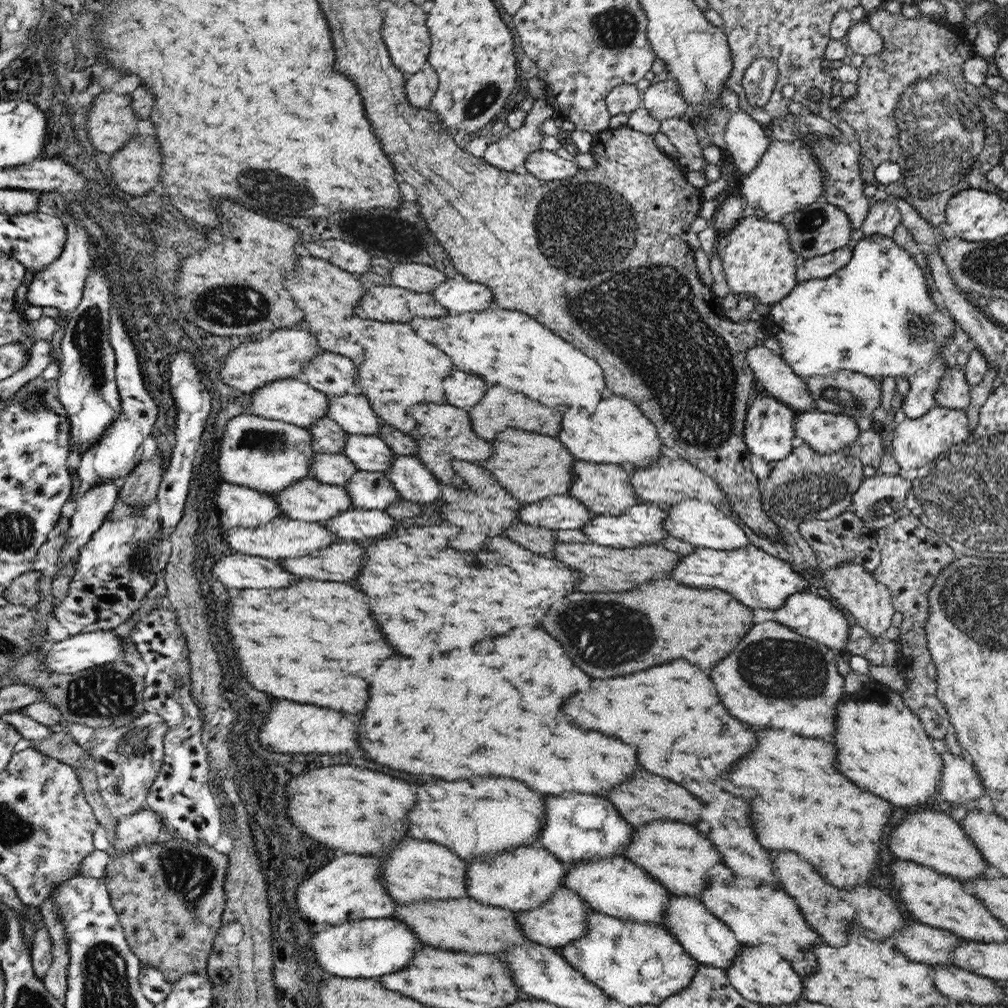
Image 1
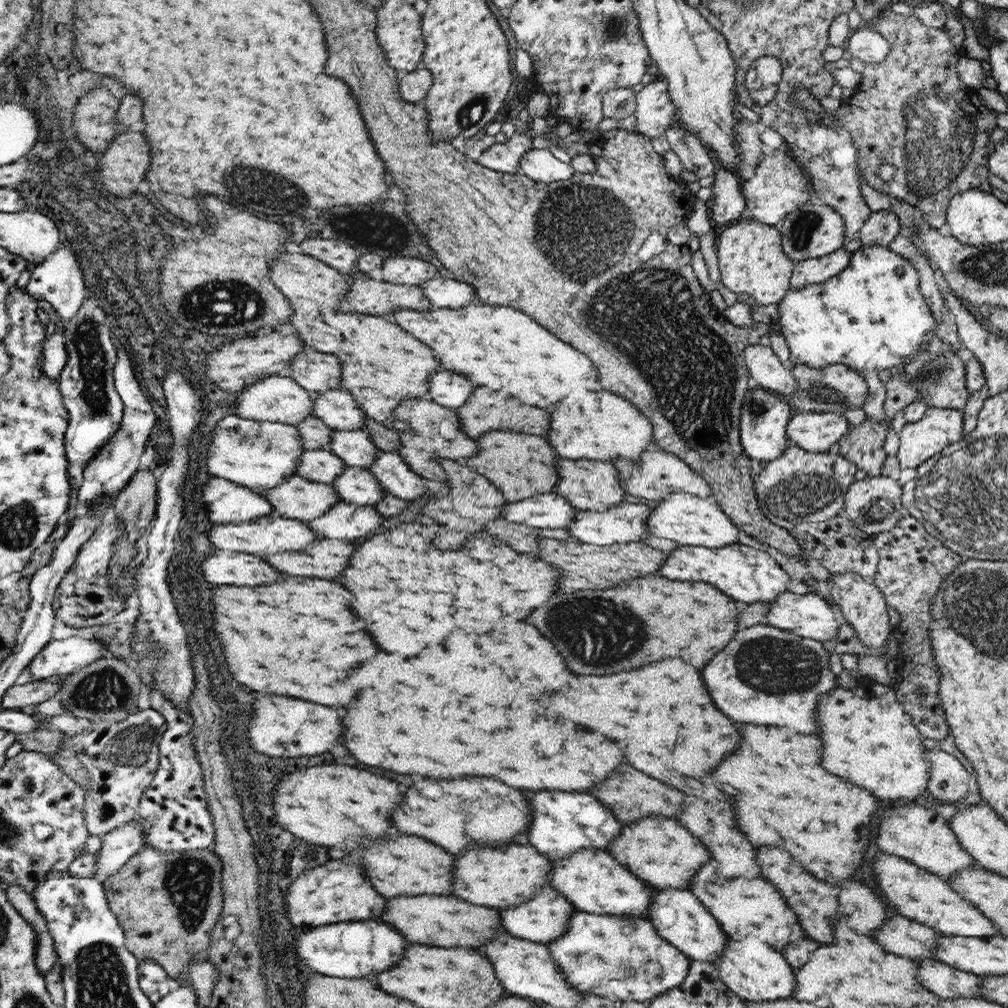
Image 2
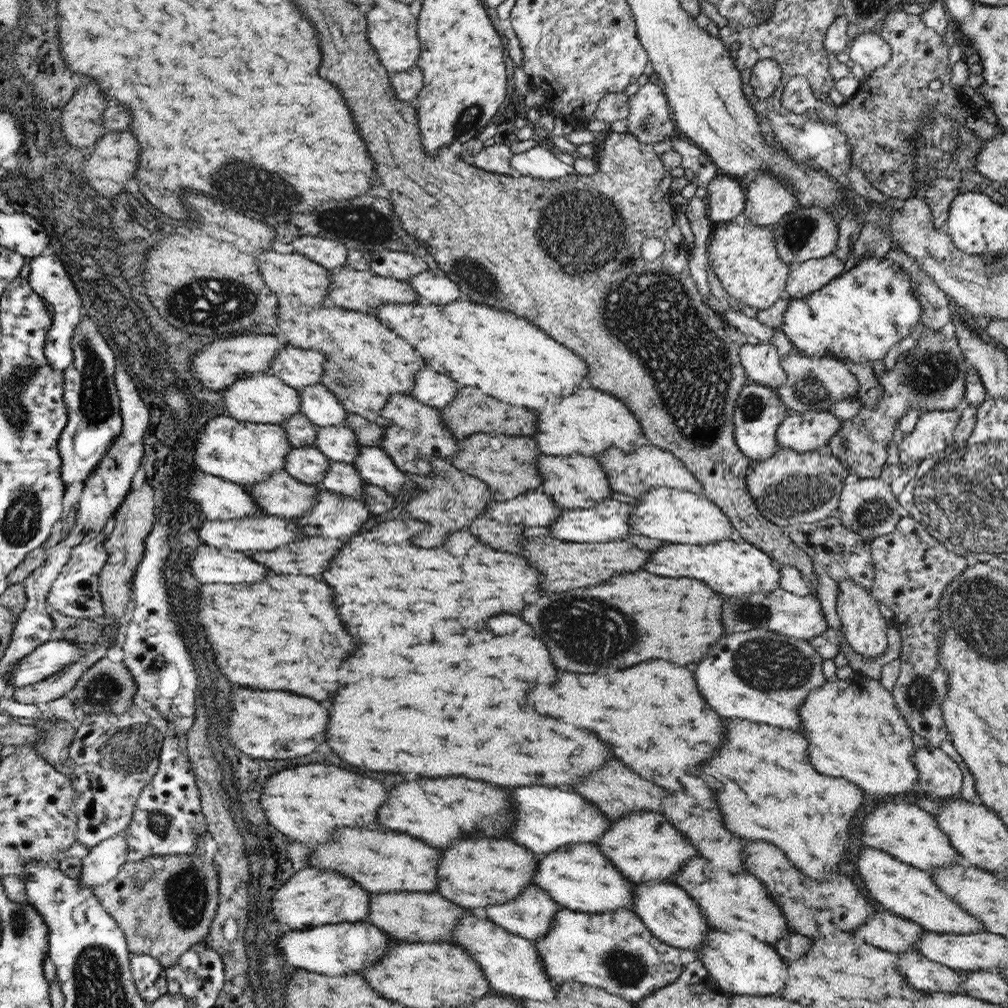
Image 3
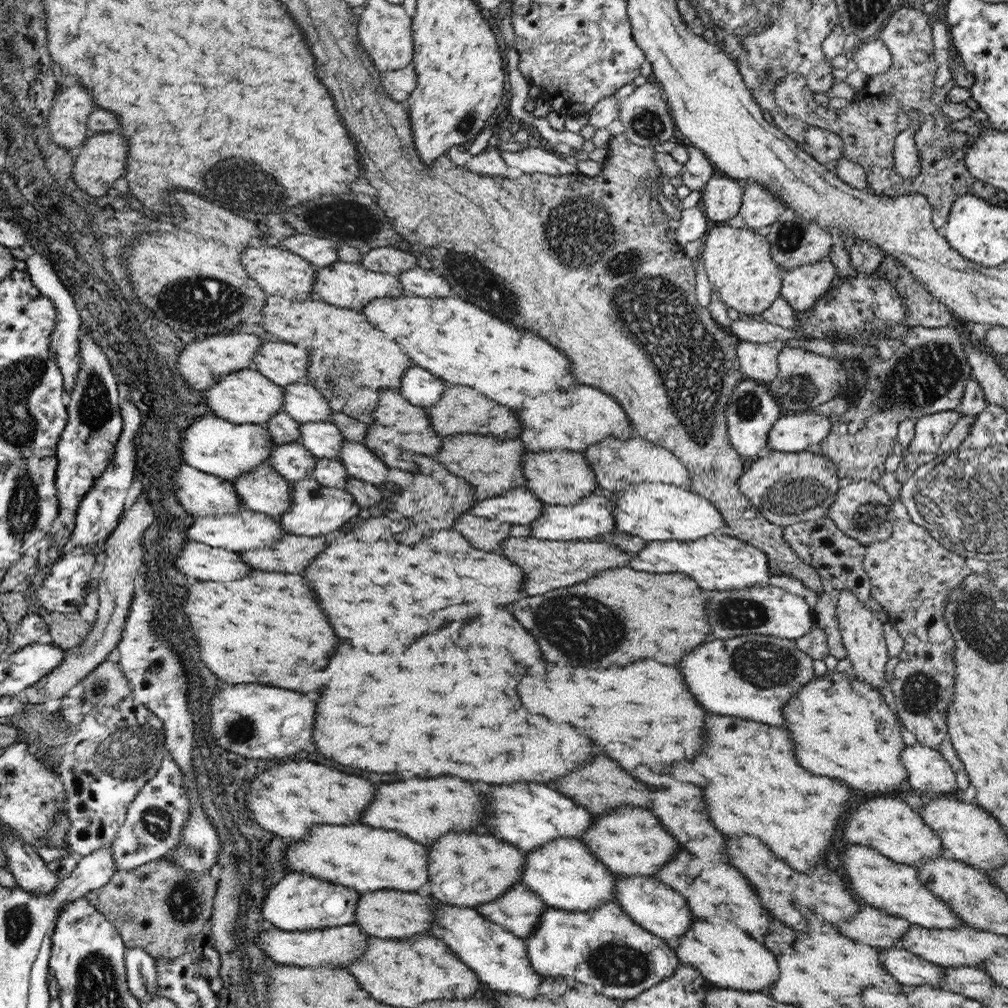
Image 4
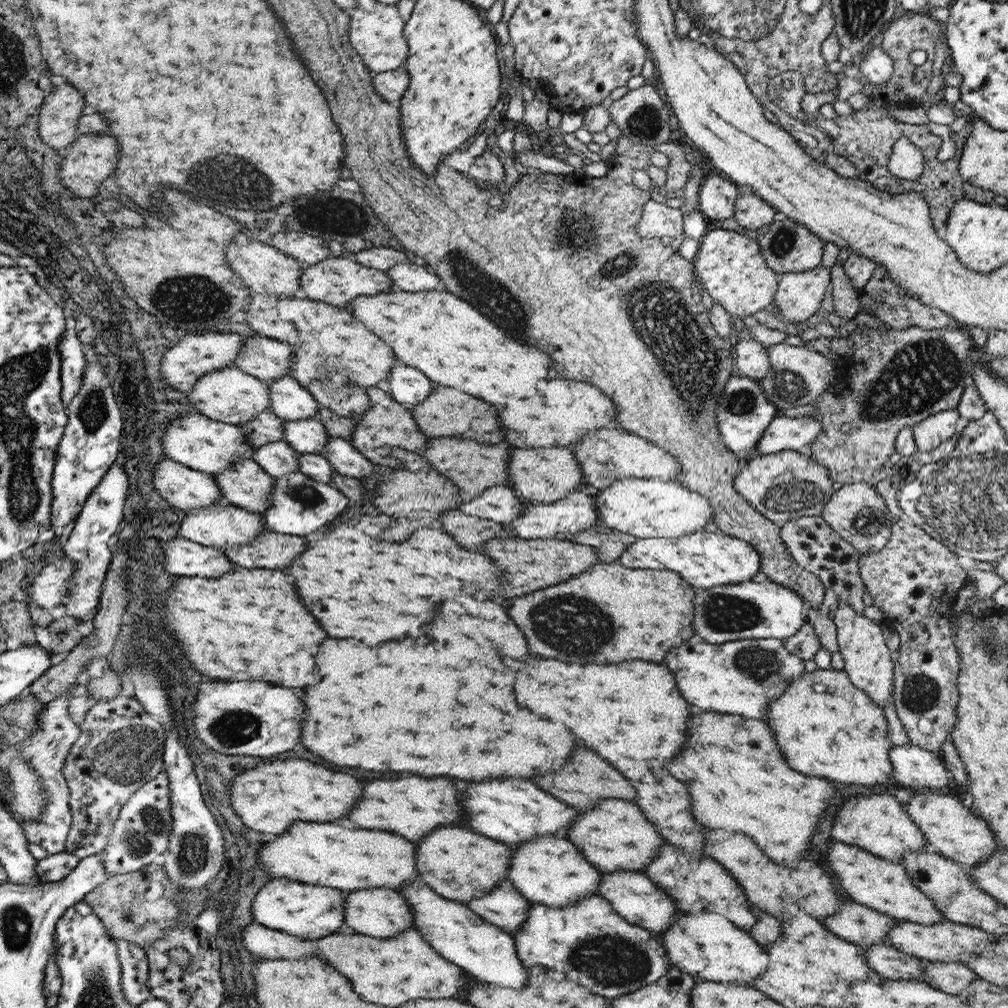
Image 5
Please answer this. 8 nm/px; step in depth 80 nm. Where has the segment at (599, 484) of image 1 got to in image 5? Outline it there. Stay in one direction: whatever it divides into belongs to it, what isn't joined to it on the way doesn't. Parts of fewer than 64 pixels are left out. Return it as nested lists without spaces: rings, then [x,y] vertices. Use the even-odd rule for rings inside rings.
[[[566,447],[512,448],[508,487],[528,501],[552,503],[577,490],[584,484],[583,472],[574,452]]]

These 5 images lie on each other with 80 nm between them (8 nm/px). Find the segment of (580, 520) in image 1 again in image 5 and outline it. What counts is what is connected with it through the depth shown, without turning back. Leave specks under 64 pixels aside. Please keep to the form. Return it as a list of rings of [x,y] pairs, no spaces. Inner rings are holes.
[[[498,485],[481,492],[476,498],[462,502],[458,510],[468,516],[482,517],[496,523],[512,523],[521,514],[528,500],[519,497],[507,485]]]

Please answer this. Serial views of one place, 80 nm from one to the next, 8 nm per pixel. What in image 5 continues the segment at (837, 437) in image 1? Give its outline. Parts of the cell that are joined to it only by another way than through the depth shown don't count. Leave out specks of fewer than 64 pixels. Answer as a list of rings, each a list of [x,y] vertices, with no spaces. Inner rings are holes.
[[[774,418],[756,445],[754,456],[766,456],[781,451],[798,451],[814,442],[821,433],[822,422],[814,418]]]

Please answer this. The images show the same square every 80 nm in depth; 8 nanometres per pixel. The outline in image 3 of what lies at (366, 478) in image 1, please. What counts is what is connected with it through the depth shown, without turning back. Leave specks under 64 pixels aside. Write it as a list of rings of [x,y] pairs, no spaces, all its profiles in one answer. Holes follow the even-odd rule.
[[[332,461],[329,470],[327,470],[319,485],[332,493],[362,501],[365,483],[362,475],[351,464]]]

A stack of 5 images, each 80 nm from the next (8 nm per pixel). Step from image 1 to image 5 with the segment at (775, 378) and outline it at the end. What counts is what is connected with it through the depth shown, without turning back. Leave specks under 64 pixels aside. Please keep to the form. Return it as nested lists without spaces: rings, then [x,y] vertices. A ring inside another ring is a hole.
[[[736,339],[733,356],[739,376],[759,380],[771,371],[771,360],[767,348],[754,339]]]

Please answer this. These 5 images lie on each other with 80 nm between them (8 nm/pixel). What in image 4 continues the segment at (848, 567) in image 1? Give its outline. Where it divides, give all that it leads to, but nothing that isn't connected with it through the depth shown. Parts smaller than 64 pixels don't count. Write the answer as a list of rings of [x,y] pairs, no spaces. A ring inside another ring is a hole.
[[[848,589],[839,591],[836,614],[847,660],[852,663],[852,673],[871,687],[881,690],[884,686],[886,664],[890,659],[882,630],[883,623],[874,615],[874,611],[866,608],[865,603],[859,601],[855,592]]]

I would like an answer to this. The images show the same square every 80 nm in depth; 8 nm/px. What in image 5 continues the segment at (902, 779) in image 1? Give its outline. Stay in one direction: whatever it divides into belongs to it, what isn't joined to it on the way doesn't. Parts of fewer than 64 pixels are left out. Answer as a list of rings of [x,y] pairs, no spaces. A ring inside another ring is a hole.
[[[843,669],[804,672],[777,698],[770,704],[768,726],[774,730],[790,768],[806,776],[876,786],[878,790],[888,790],[893,784],[889,751],[894,744],[887,738],[884,709],[854,686]]]

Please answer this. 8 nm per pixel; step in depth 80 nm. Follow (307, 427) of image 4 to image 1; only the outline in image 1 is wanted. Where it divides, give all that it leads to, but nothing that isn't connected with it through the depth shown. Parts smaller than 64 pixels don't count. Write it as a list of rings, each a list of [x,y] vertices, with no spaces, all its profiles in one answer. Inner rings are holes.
[[[348,434],[342,454],[366,472],[387,472],[396,459],[390,445],[377,435]]]

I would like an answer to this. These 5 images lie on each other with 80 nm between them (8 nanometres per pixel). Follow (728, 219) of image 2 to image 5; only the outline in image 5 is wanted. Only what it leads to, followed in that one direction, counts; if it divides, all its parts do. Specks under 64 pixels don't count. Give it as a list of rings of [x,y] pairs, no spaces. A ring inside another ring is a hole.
[[[710,171],[697,196],[700,211],[711,219],[730,218],[735,213],[738,186],[722,174]]]

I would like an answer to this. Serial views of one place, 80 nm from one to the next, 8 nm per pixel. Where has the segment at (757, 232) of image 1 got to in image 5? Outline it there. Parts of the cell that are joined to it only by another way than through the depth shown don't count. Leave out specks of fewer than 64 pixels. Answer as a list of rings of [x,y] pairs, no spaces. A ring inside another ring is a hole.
[[[722,228],[710,230],[703,236],[694,264],[703,289],[707,290],[713,302],[723,306],[731,316],[741,319],[768,308],[775,299],[782,277],[767,267],[758,239]]]

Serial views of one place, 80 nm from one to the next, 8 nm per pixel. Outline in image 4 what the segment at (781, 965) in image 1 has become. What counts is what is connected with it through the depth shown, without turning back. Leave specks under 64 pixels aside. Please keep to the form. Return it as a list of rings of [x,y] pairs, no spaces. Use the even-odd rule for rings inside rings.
[[[723,917],[694,919],[689,932],[674,946],[680,963],[691,964],[718,987],[765,993],[779,976],[779,962],[774,953]]]

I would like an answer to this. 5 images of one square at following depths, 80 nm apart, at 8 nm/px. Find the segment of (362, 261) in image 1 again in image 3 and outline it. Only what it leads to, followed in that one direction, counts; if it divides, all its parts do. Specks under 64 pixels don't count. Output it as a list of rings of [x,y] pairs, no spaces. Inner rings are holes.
[[[299,236],[292,244],[294,252],[302,253],[330,272],[338,272],[341,268],[348,267],[348,249],[340,242],[318,236]]]

